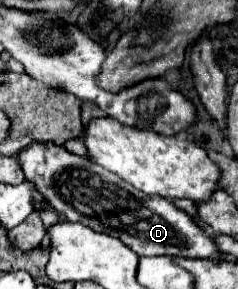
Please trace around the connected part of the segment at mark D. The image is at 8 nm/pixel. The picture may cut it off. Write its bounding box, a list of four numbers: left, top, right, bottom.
[17,142,219,260]

